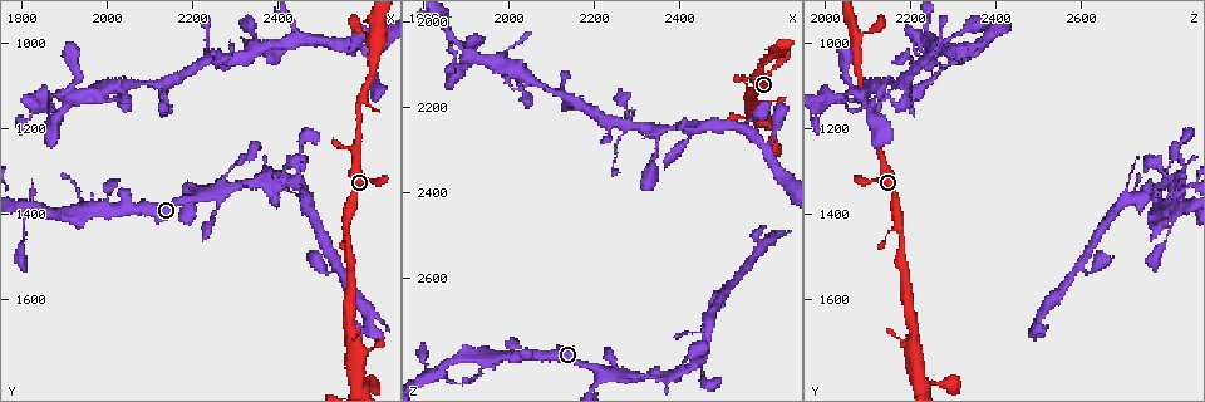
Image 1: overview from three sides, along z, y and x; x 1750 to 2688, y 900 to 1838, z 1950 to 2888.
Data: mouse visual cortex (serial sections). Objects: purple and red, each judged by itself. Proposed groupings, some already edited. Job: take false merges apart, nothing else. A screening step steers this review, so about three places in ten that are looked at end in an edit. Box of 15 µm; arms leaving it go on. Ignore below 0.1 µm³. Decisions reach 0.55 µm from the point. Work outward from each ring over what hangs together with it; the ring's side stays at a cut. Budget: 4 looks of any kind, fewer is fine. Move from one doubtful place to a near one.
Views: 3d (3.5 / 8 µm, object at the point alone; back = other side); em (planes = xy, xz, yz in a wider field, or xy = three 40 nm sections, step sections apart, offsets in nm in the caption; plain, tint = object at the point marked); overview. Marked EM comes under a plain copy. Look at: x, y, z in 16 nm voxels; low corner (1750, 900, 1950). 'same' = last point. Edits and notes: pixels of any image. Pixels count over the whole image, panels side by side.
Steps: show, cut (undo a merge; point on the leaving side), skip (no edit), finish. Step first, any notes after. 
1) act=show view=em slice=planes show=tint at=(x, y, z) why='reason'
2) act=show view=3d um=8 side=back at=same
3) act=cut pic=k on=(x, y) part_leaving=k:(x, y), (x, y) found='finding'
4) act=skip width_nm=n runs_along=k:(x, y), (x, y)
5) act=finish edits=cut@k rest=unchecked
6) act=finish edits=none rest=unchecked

act=show view=3d um=8 at=(2400, 1320, 2820) why='arms part here'

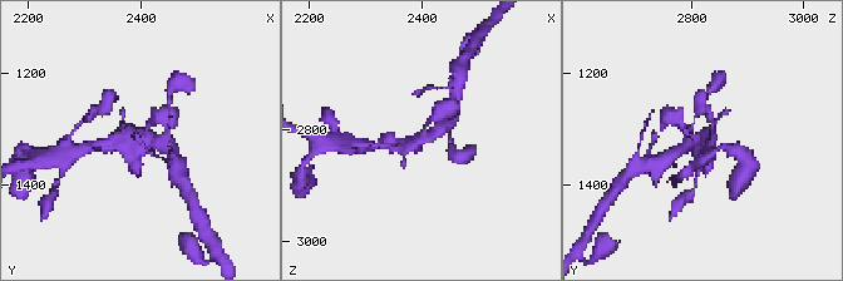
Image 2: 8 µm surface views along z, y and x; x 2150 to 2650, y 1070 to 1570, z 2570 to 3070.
act=show view=3d um=3.5 at=(2405, 1320, 2815) why='zoom in'

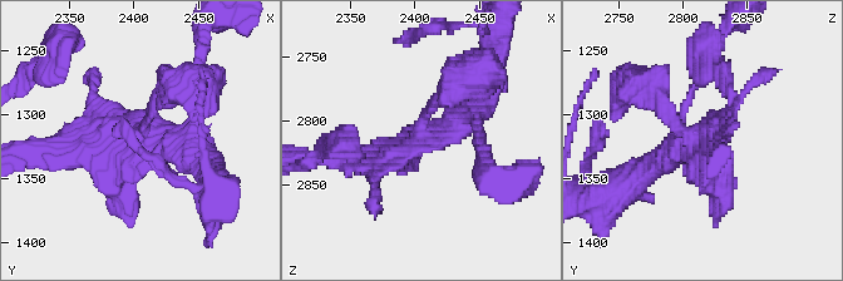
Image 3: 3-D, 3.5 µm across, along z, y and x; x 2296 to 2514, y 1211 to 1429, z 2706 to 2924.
act=skip runs_along=3:(341, 154), (403, 151), (487, 97) found='all the same cell'

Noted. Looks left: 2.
act=show view=3d um=8 at=(2605, 1665, 2510) why='sharp bend'

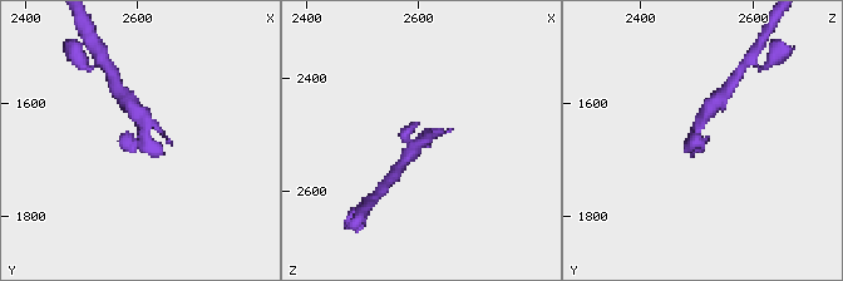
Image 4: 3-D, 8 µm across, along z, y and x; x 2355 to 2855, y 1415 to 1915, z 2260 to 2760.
act=show view=em slice=xy step=1 show=tint at=(2605, 1665, 2510)

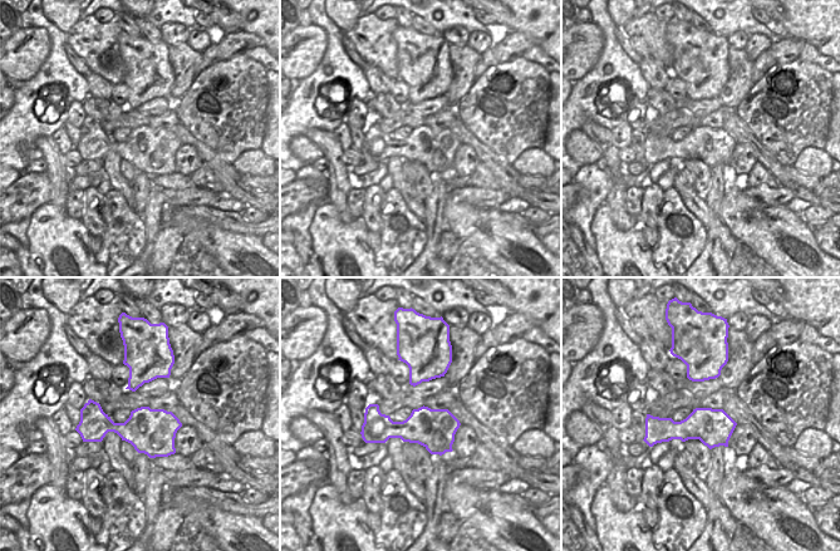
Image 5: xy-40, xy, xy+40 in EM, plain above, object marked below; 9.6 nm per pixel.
act=skip runs_along=4:(709, 111), (688, 149) found='all the same cell'

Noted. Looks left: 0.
act=finish edits=none rest=unchecked

